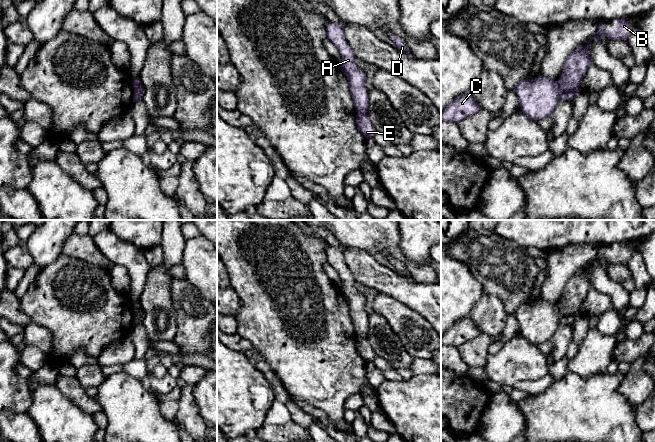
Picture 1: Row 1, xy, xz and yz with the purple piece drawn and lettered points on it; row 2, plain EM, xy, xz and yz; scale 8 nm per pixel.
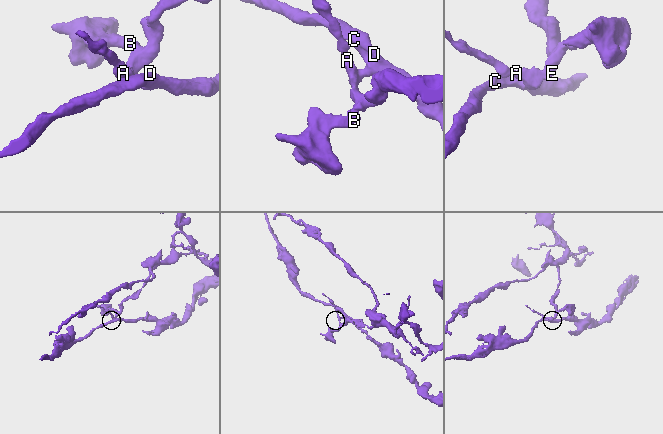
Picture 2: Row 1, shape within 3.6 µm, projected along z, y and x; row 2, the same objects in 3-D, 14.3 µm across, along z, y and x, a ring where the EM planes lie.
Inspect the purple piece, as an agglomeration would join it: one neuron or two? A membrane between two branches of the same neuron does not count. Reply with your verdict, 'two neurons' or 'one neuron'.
two neurons

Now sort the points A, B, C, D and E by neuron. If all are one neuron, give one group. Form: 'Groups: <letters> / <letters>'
Groups: A C D / B E

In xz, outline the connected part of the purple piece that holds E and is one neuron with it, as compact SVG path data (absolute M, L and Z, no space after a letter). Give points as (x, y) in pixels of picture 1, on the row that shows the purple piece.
M357 113L356 125L366 139L372 139L373 135L377 132L367 114Z

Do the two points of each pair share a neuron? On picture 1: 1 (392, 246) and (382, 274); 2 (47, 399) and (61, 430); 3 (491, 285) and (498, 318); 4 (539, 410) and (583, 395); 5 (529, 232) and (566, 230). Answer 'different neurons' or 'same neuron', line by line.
1: different neurons
2: same neuron
3: different neurons
4: same neuron
5: same neuron

